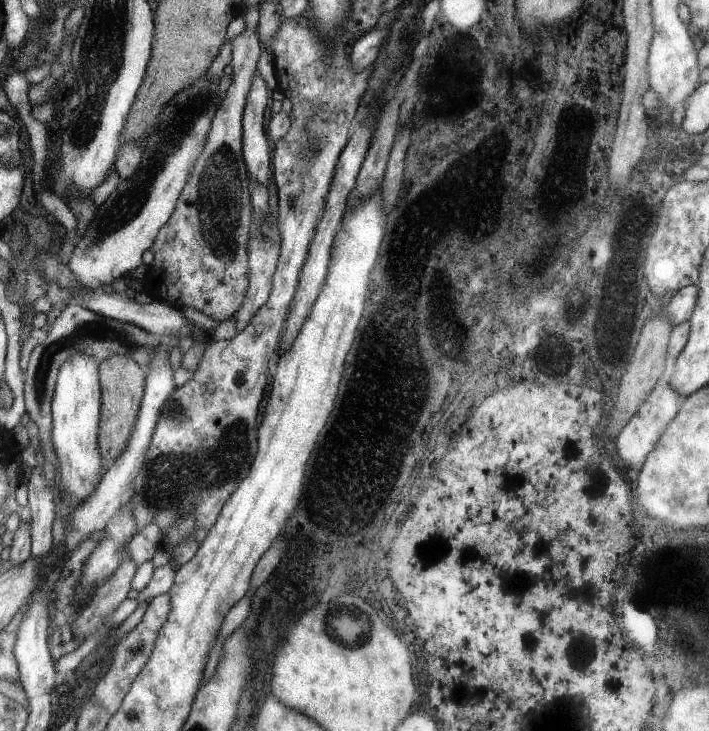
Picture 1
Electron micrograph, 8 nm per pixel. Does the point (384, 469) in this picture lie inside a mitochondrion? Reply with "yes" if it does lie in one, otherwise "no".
yes

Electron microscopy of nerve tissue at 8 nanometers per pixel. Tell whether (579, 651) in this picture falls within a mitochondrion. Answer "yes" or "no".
no

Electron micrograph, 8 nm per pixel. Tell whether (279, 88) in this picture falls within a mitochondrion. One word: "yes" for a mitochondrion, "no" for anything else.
no

